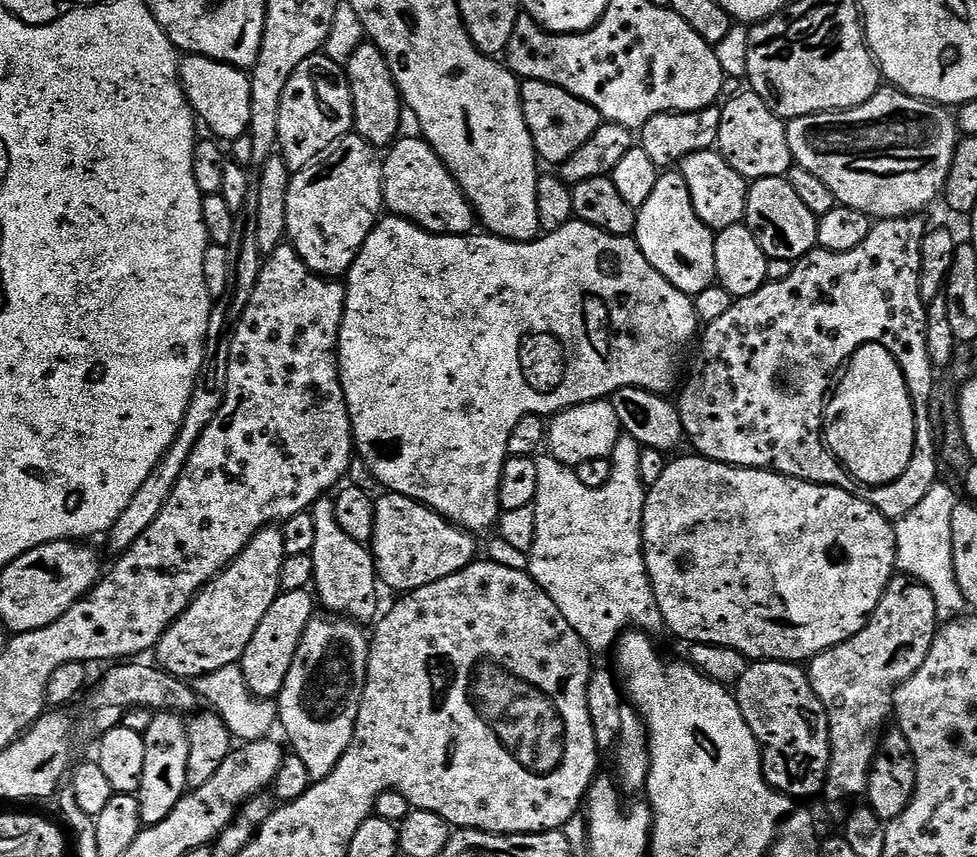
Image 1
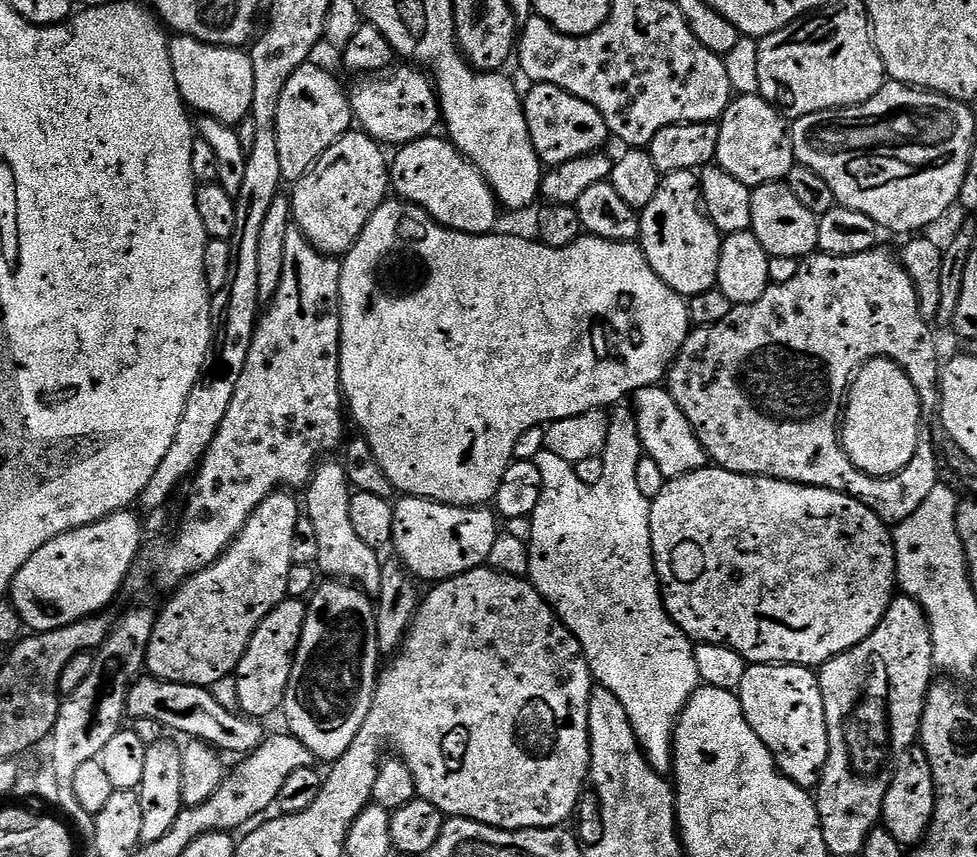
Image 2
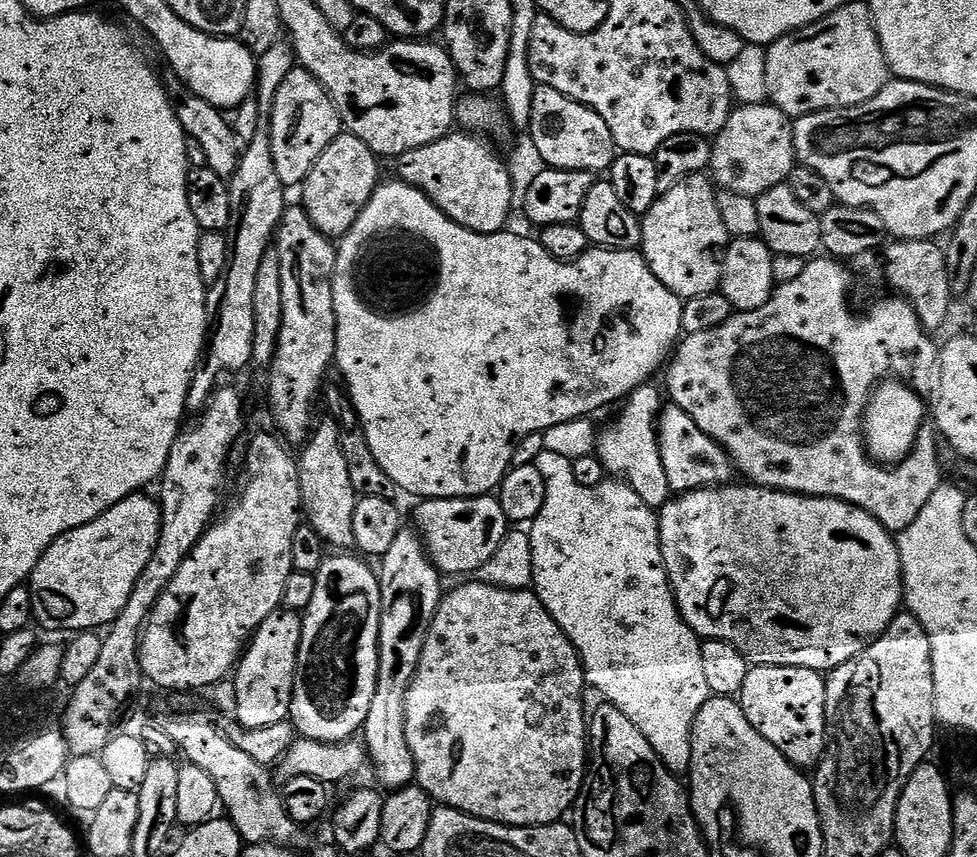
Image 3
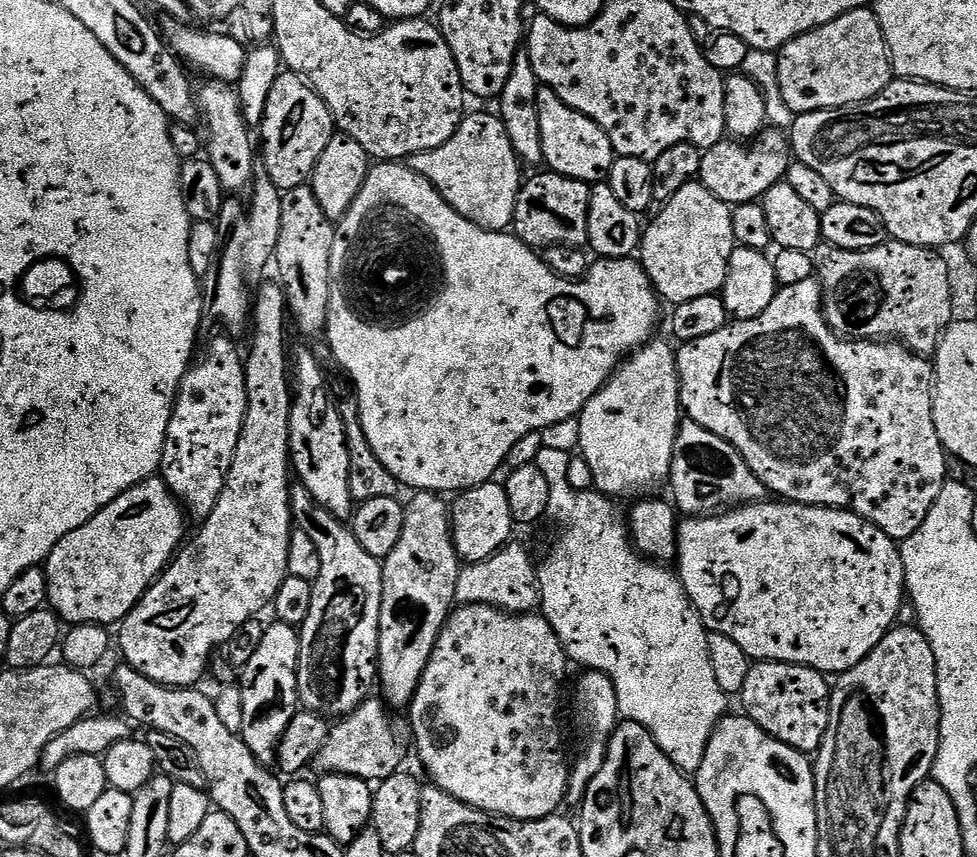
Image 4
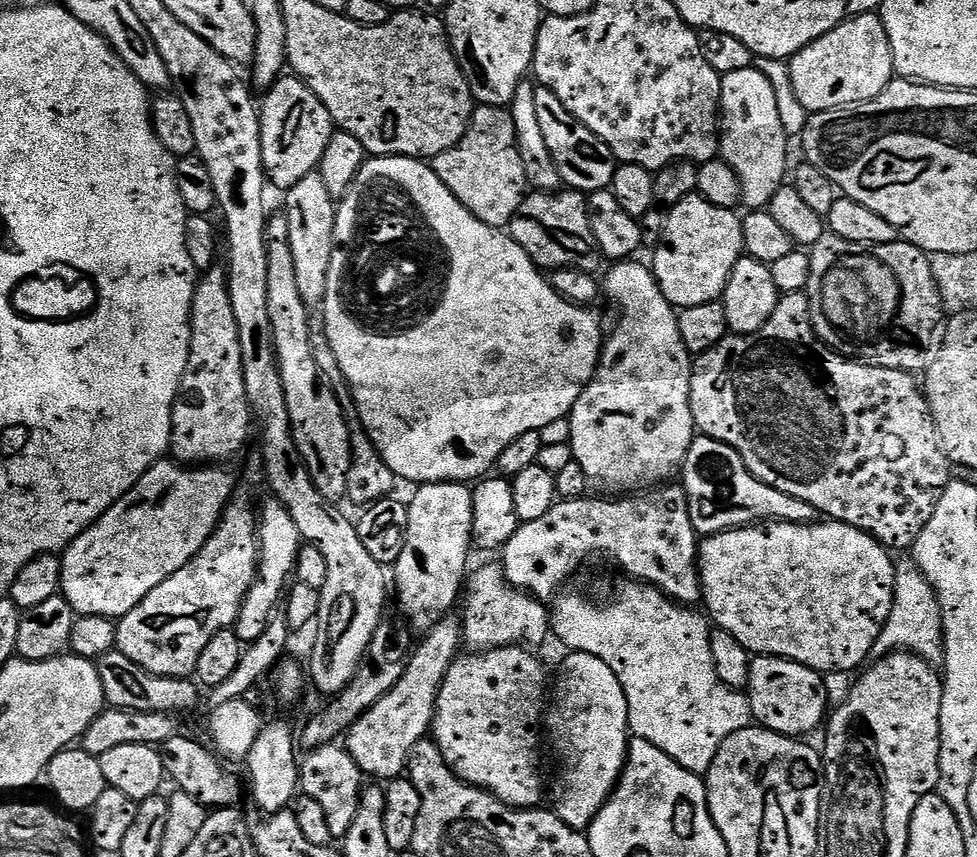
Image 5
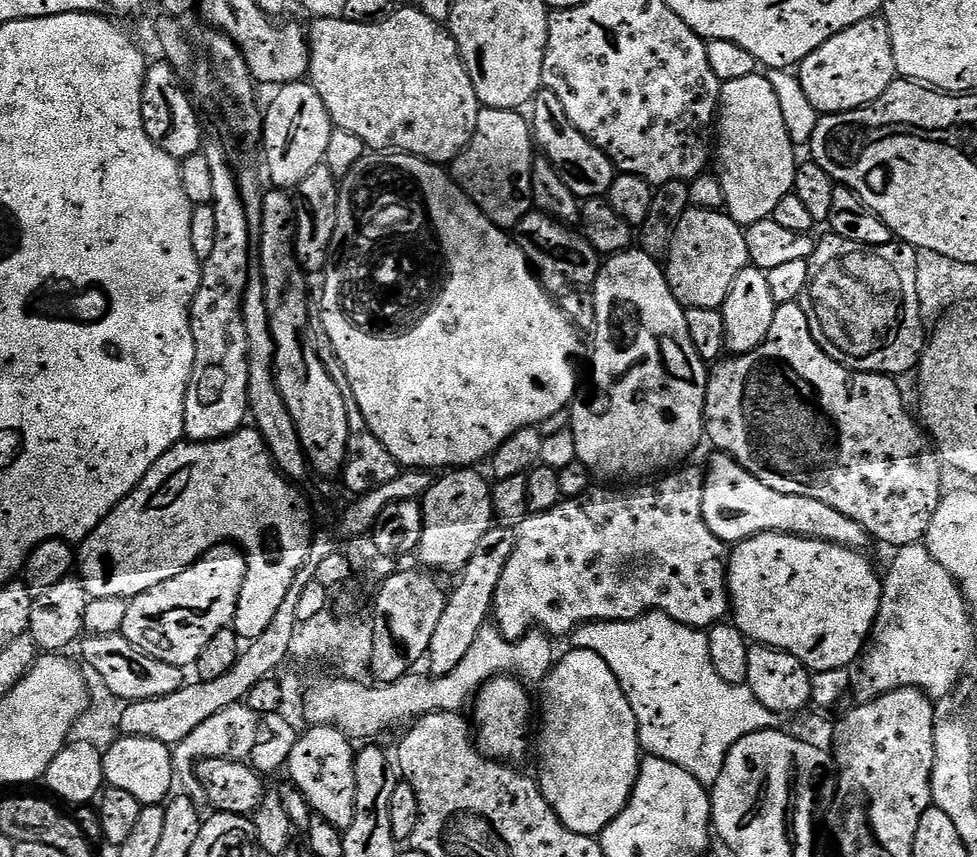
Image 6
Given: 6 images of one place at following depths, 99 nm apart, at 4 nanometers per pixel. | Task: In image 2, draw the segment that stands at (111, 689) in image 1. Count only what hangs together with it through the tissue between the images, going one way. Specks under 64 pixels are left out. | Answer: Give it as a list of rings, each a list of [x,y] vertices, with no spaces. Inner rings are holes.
[[[144,674],[132,683],[128,692],[127,715],[133,721],[138,718],[154,718],[169,733],[181,732],[184,738],[202,740],[221,753],[237,752],[243,758],[263,742],[266,729],[261,721],[249,718],[239,711],[221,706],[211,690],[202,686],[190,686],[182,682],[159,680],[154,675]]]

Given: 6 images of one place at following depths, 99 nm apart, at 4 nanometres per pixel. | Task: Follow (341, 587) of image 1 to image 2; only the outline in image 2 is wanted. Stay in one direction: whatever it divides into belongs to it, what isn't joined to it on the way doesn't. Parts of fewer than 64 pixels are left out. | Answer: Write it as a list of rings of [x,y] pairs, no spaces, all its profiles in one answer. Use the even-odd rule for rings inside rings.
[[[321,463],[312,473],[304,494],[302,508],[310,518],[310,522],[314,522],[314,531],[318,537],[318,558],[315,567],[323,575],[325,572],[325,577],[351,582],[357,588],[367,592],[369,596],[379,597],[384,564],[382,559],[380,560],[381,553],[377,549],[366,546],[366,542],[358,538],[358,533],[354,531],[354,525],[350,522],[353,489],[344,473],[343,463]]]

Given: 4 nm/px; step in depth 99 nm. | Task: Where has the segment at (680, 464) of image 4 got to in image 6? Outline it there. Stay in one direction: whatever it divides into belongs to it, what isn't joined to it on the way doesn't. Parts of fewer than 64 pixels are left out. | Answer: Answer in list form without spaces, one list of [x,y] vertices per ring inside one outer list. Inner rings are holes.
[[[716,454],[704,472],[704,517],[712,533],[729,546],[764,532],[787,532],[790,536],[805,536],[807,540],[821,540],[857,550],[867,549],[870,544],[867,530],[846,518],[846,514],[838,514],[834,506],[826,506],[826,502],[817,502],[815,498],[770,490],[766,482],[758,482],[758,478],[738,461],[723,454]]]

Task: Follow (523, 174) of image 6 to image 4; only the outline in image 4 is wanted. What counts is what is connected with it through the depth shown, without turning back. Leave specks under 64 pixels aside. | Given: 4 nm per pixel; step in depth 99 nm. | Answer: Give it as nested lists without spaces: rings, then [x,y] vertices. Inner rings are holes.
[[[469,111],[450,142],[442,142],[442,146],[434,150],[422,150],[409,156],[406,163],[429,180],[434,190],[438,190],[438,194],[442,194],[442,198],[462,214],[466,222],[474,222],[474,226],[491,232],[513,227],[522,183],[522,161],[516,156],[506,126],[495,111]]]

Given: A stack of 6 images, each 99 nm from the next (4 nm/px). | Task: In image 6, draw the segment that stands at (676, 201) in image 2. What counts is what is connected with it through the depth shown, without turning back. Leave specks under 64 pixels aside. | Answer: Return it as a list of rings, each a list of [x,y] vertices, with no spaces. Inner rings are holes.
[[[689,207],[678,223],[676,233],[670,246],[670,254],[666,261],[666,275],[668,285],[678,298],[678,302],[684,305],[685,309],[690,308],[718,308],[723,309],[726,298],[730,294],[730,286],[734,286],[734,278],[742,274],[744,268],[749,267],[748,243],[744,237],[745,229],[734,223],[727,211],[711,212],[701,208]]]

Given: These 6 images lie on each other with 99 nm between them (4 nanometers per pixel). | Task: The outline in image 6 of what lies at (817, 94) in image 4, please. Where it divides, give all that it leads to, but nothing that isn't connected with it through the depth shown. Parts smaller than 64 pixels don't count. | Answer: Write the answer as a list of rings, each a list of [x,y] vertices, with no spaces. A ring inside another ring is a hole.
[[[877,14],[862,22],[854,22],[842,34],[834,34],[830,42],[822,42],[814,54],[810,54],[798,65],[798,75],[806,98],[821,114],[849,112],[864,108],[878,98],[897,79],[894,50],[888,23]]]

